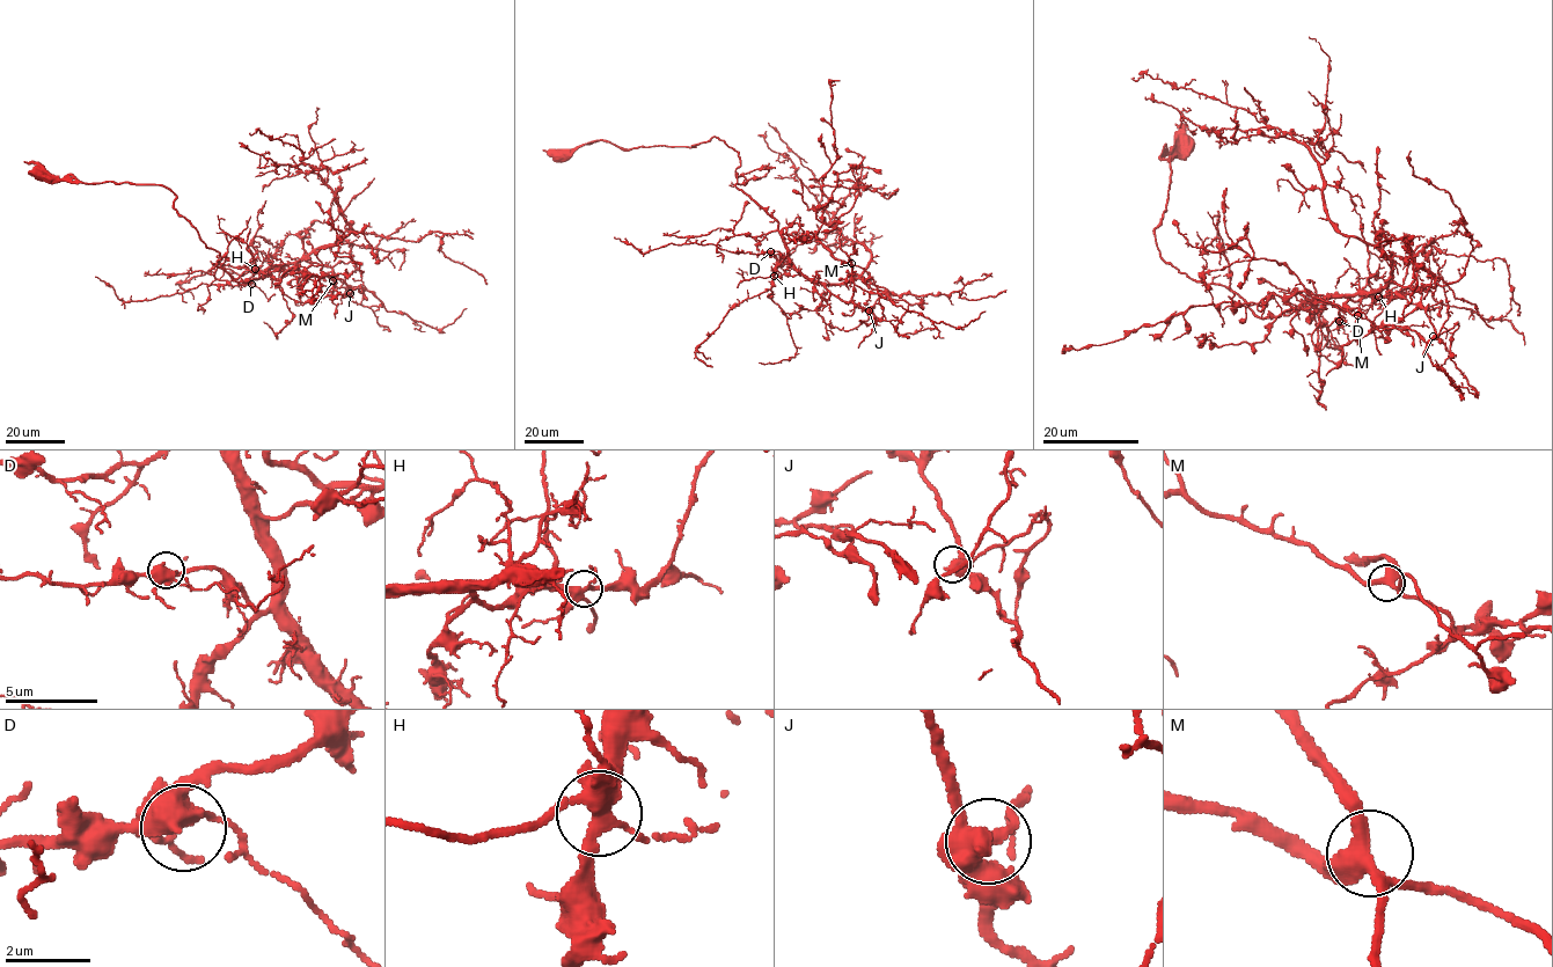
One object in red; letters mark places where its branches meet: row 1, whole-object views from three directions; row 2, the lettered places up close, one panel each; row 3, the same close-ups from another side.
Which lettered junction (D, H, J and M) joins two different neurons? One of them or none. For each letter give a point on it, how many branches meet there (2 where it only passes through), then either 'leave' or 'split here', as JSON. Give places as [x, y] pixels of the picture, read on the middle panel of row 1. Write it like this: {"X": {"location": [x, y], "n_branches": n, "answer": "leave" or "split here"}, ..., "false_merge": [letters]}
{"D": {"location": [770, 251], "n_branches": 5, "answer": "leave"}, "H": {"location": [774, 276], "n_branches": 6, "answer": "leave"}, "J": {"location": [869, 310], "n_branches": 5, "answer": "leave"}, "M": {"location": [851, 263], "n_branches": 4, "answer": "leave"}, "false_merge": []}

